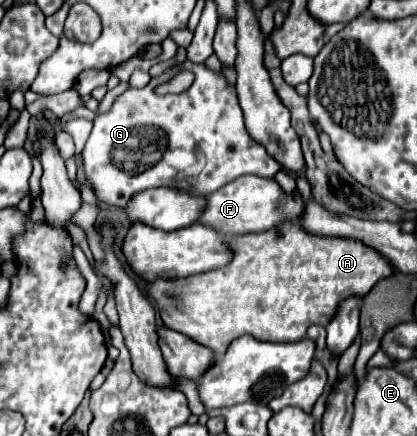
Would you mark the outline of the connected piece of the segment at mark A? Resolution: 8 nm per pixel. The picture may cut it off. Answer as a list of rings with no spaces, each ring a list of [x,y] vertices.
[[[284,221],[262,233],[228,237],[226,245],[234,255],[226,267],[184,279],[158,279],[148,287],[148,297],[154,301],[168,329],[184,333],[218,355],[222,355],[228,345],[242,335],[252,335],[258,341],[274,343],[300,341],[310,325],[328,325],[342,299],[348,295],[362,297],[380,279],[384,279],[384,275],[392,273],[392,265],[380,253],[364,247],[364,243],[354,239],[308,235],[294,221]]]

